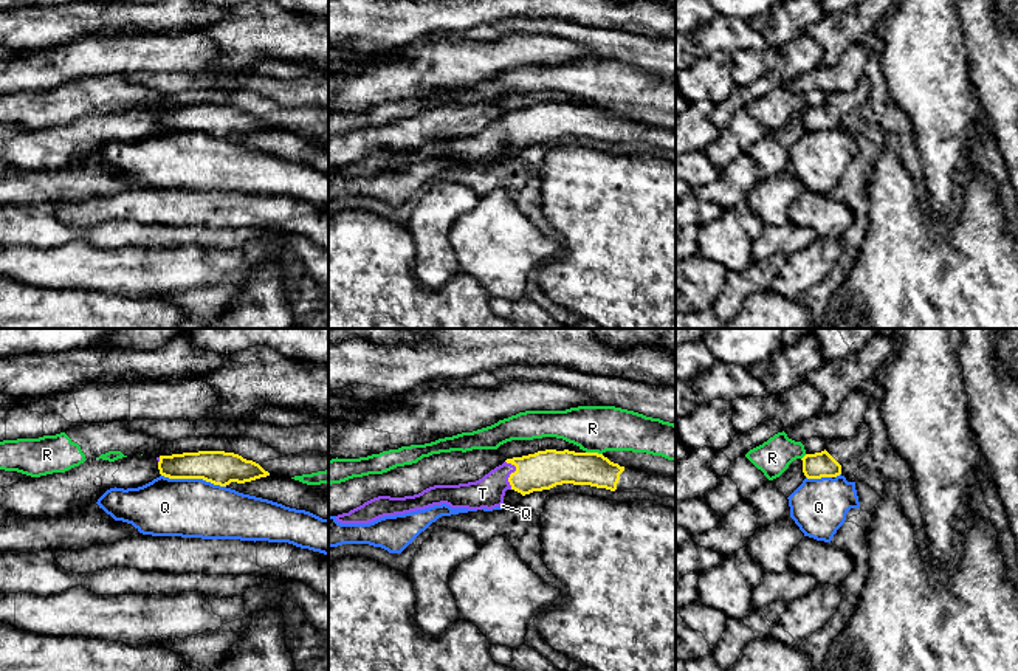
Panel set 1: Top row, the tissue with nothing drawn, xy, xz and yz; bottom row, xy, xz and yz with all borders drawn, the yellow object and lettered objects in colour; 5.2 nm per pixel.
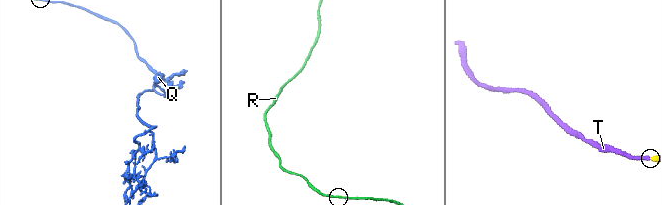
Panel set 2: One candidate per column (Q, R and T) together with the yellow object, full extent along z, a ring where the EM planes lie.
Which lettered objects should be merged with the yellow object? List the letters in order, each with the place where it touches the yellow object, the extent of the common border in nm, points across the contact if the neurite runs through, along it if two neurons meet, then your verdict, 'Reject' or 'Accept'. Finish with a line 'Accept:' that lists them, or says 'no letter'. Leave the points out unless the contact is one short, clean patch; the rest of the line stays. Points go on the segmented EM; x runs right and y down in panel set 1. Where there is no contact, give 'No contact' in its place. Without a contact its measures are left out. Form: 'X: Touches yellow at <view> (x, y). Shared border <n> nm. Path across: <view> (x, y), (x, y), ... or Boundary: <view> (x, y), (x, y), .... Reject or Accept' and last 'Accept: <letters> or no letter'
Q: Touches yellow at xy (194, 478). Shared border 340 nm. Reject
R: Touches yellow at xz (594, 453). Shared border 90 nm. Boundary: xz (586, 451), (601, 454). Reject
T: Touches yellow at xz (512, 473). Shared border 160 nm. Path across: xz (543, 470), (512, 473), (488, 492). Accept
Accept: T

